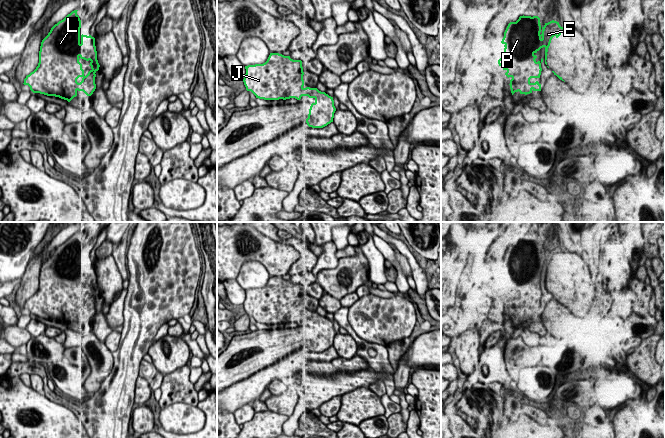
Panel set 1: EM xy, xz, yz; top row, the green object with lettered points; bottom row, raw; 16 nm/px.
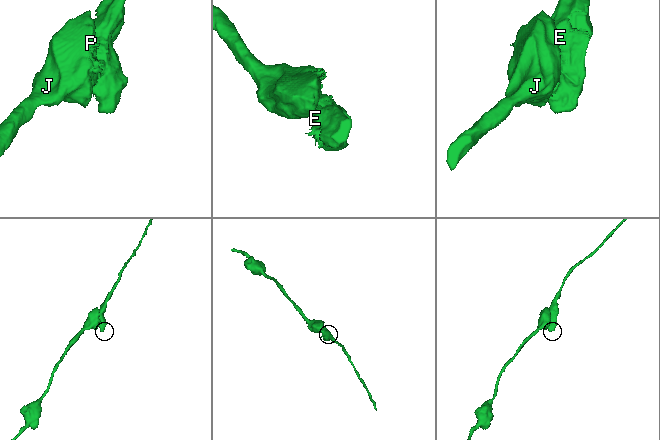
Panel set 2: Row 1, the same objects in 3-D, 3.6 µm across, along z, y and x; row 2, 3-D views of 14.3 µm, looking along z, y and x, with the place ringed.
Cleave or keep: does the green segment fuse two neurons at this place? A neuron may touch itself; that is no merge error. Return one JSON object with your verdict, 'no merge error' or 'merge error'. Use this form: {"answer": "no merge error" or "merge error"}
{"answer": "no merge error"}

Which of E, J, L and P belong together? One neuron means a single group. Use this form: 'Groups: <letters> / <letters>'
Groups: E J L P

